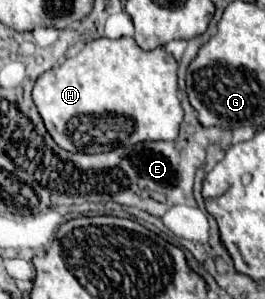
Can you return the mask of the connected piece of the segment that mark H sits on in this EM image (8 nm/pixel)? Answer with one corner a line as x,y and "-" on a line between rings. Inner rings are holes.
130,36
118,40
98,38
88,42
62,66
44,72
34,86
32,98
50,136
68,152
96,154
144,140
176,140
178,126
182,122
182,106
178,100
178,62
164,48
142,50

